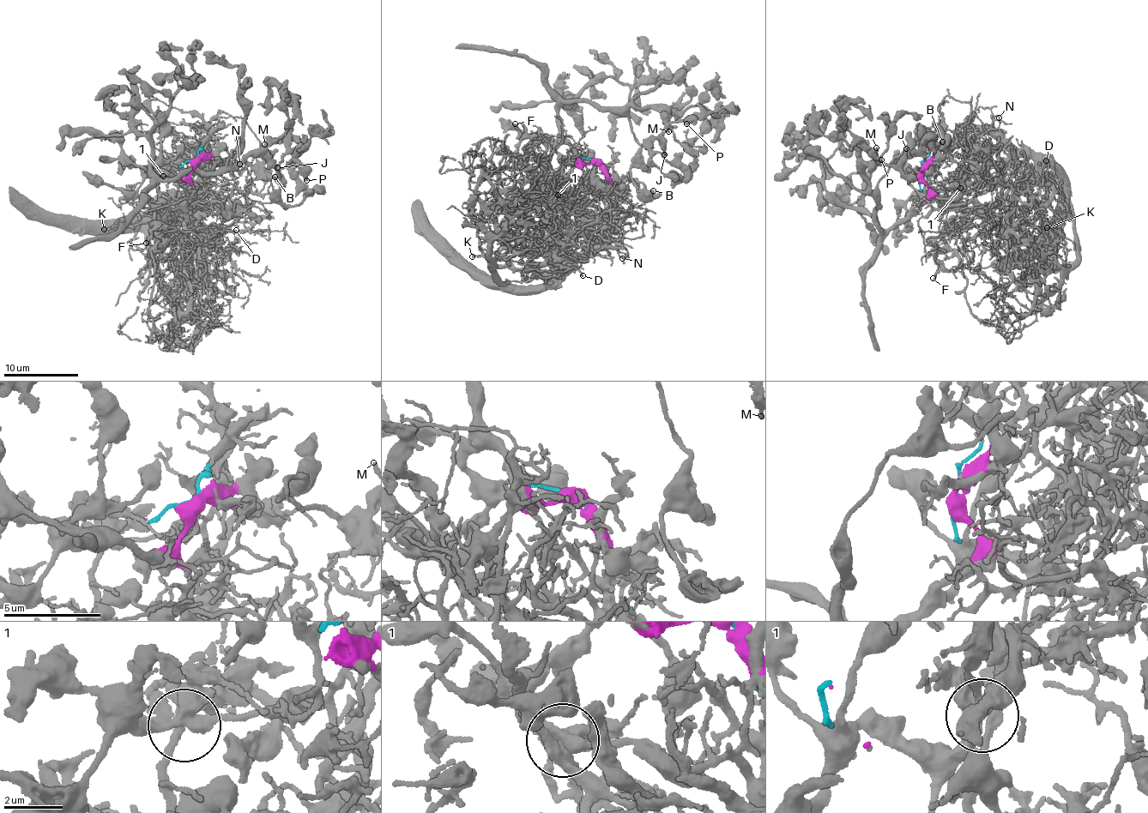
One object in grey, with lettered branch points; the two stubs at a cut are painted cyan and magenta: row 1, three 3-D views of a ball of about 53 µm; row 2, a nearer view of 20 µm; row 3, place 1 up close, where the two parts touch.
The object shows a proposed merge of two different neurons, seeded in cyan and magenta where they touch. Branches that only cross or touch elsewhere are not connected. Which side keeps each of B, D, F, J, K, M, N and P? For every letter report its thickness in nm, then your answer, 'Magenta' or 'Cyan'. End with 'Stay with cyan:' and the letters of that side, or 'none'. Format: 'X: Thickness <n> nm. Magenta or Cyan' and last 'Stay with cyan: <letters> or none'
B: Thickness 420 nm. Magenta
D: Thickness 130 nm. Cyan
F: Thickness 150 nm. Cyan
J: Thickness 260 nm. Magenta
K: Thickness 110 nm. Cyan
M: Thickness 180 nm. Magenta
N: Thickness 140 nm. Cyan
P: Thickness 360 nm. Magenta
Stay with cyan: D, F, K, N

